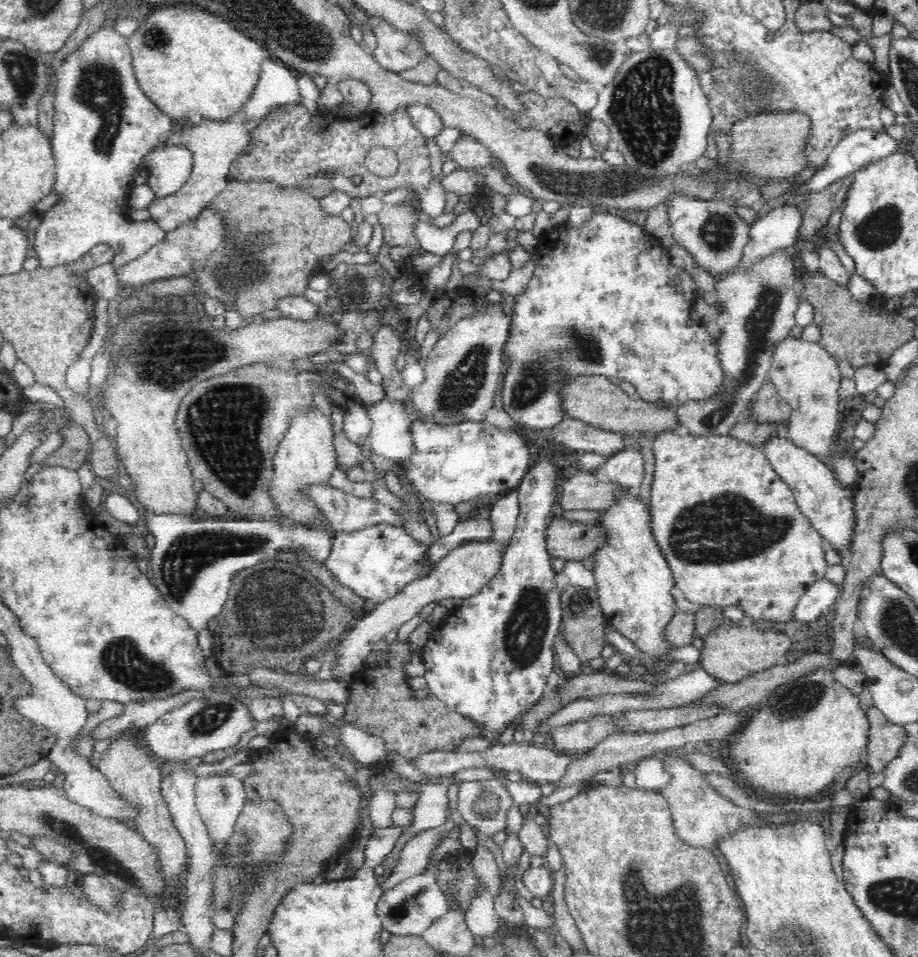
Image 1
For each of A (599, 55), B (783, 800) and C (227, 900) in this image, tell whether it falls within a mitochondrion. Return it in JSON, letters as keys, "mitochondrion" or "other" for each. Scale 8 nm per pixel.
{"A":"mitochondrion","B":"other","C":"mitochondrion"}

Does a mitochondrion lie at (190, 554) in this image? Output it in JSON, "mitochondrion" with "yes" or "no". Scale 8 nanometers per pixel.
{"mitochondrion":"yes"}

